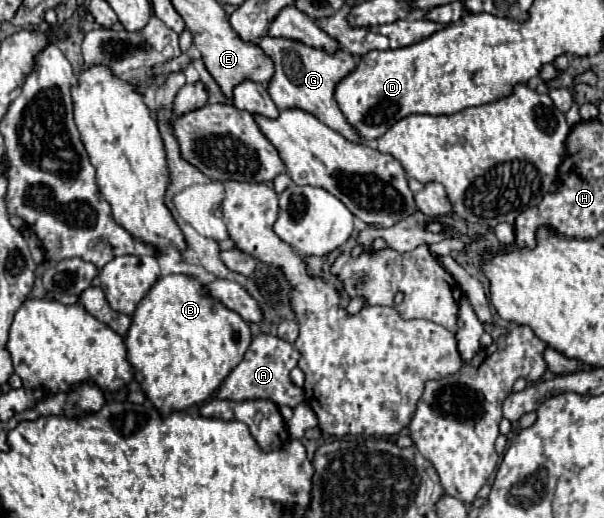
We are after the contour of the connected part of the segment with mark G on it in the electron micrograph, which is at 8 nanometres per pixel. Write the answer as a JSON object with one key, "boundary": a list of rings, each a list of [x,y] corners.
{"boundary":[[[262,37],[260,47],[264,49],[266,55],[272,57],[276,65],[276,73],[268,85],[268,93],[278,105],[280,111],[286,109],[302,109],[310,115],[314,115],[318,121],[328,125],[330,129],[338,131],[352,143],[360,143],[362,137],[360,133],[346,121],[344,113],[340,111],[336,99],[334,99],[334,89],[336,85],[356,69],[356,61],[348,51],[338,51],[336,55],[328,55],[324,51],[306,47],[304,43],[290,41],[290,39],[276,39],[276,37]]]}

